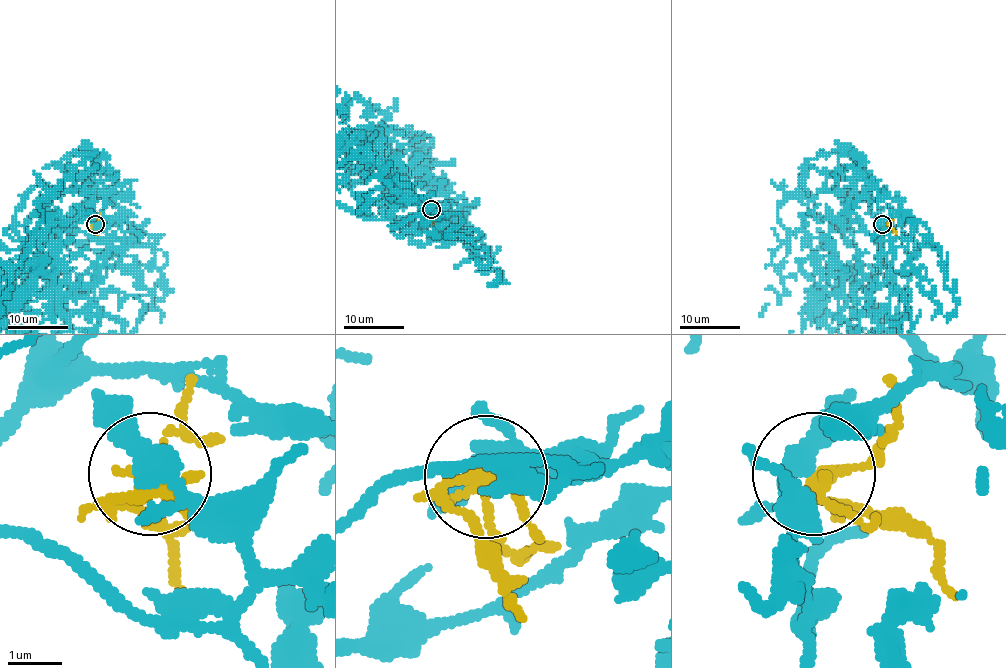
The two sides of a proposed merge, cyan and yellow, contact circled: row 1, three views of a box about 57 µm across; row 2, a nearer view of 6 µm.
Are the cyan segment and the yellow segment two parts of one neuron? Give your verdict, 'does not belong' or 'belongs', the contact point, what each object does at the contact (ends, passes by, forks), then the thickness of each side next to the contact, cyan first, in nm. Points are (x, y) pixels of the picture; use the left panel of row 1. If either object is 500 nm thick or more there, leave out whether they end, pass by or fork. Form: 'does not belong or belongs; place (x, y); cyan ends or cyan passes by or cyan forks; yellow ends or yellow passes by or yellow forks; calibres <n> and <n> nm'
does not belong; place (95, 224); cyan forks; yellow forks; calibres 300 and 240 nm

